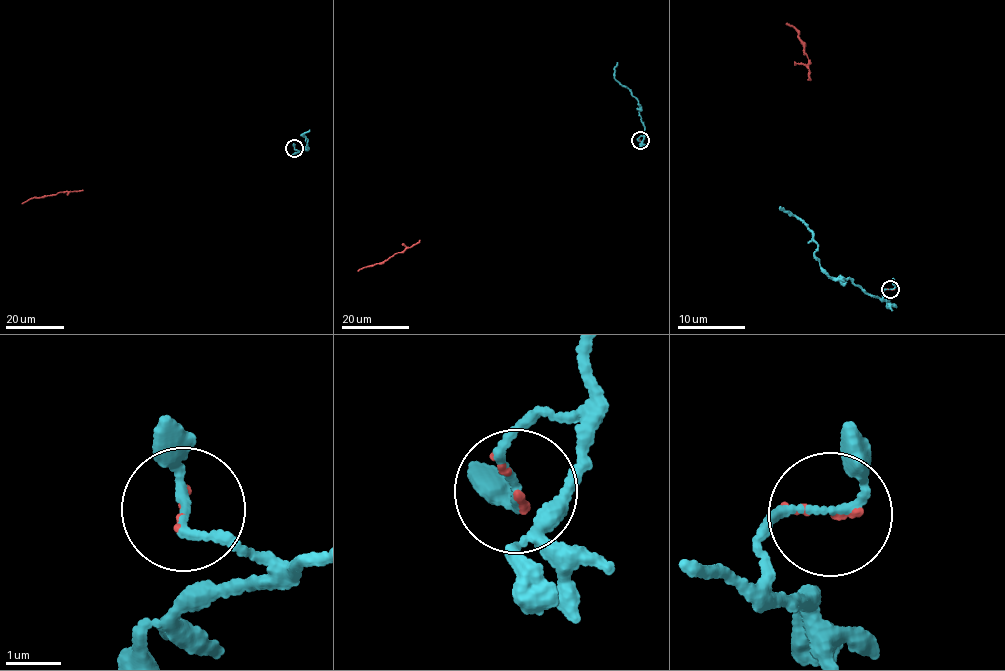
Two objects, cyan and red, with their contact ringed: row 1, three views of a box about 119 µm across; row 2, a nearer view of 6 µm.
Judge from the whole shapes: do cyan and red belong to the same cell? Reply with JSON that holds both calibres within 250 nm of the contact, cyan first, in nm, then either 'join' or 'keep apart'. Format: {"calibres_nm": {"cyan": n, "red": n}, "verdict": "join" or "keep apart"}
{"calibres_nm": {"cyan": 130, "red": 100}, "verdict": "join"}

